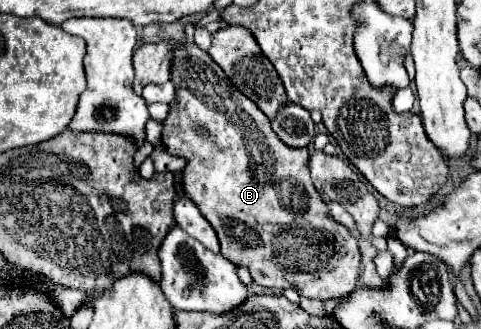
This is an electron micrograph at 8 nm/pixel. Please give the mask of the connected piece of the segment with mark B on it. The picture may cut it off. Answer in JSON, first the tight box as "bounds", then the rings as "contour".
{"bounds":[162,43,362,301],"contour":[[[182,43],[174,49],[170,79],[176,83],[176,95],[180,101],[164,121],[162,143],[170,155],[188,161],[184,169],[184,191],[216,229],[222,255],[234,265],[248,267],[254,283],[266,289],[292,287],[298,295],[320,301],[338,301],[350,295],[360,277],[362,253],[356,247],[350,229],[330,217],[326,203],[312,187],[308,167],[310,149],[286,147],[286,143],[274,135],[270,119],[256,107],[256,103],[242,95],[210,55],[194,43]]]}

